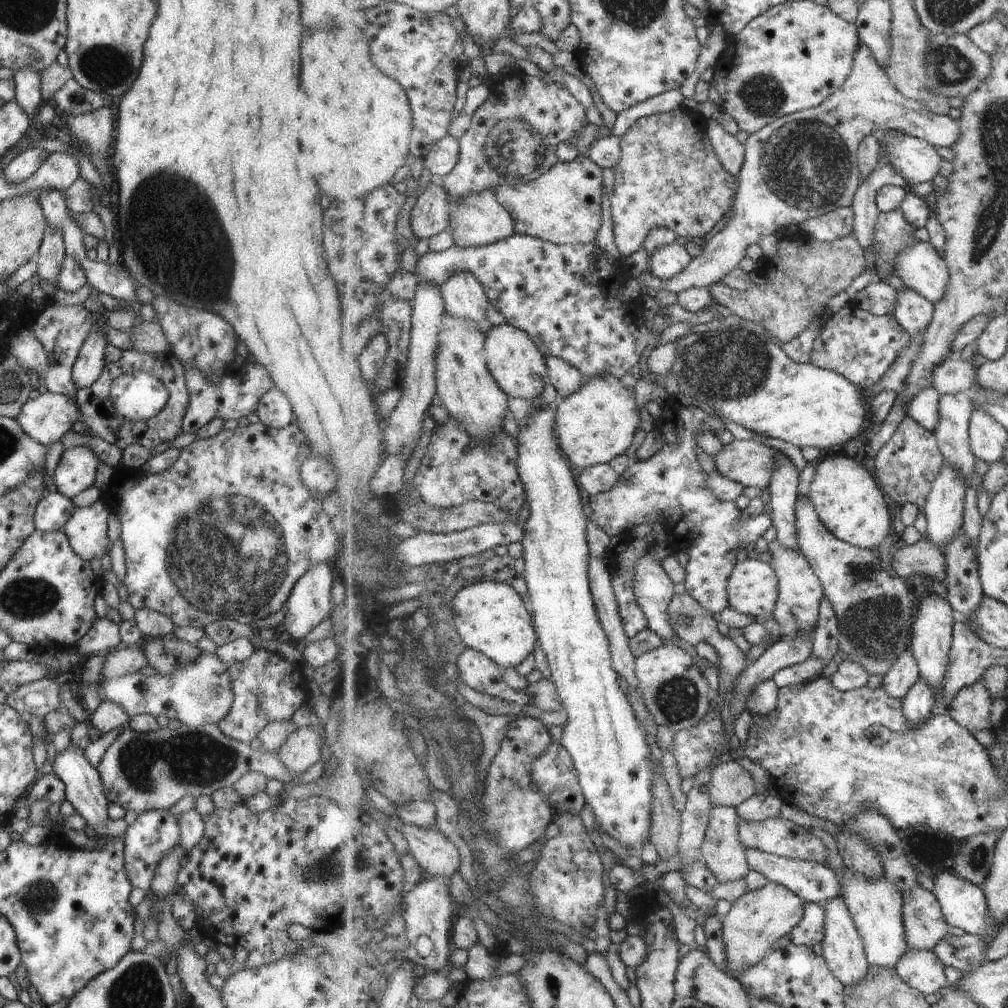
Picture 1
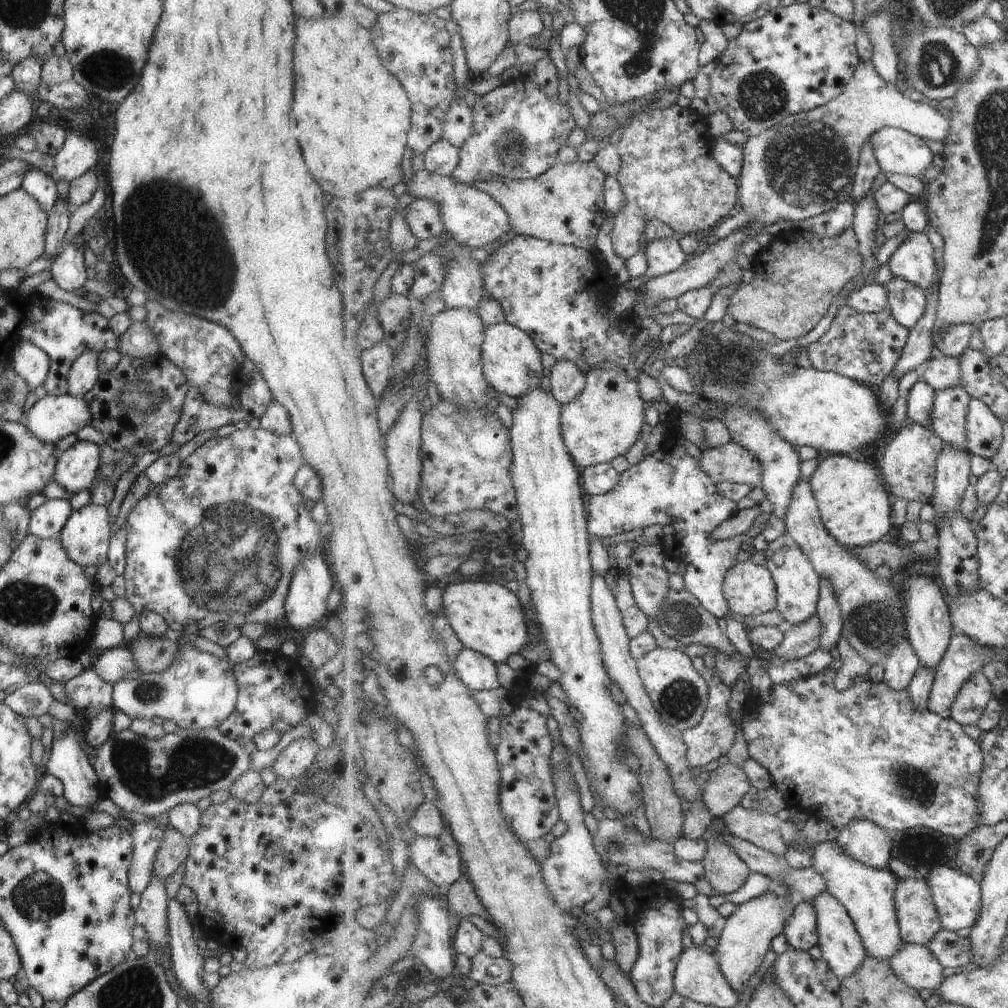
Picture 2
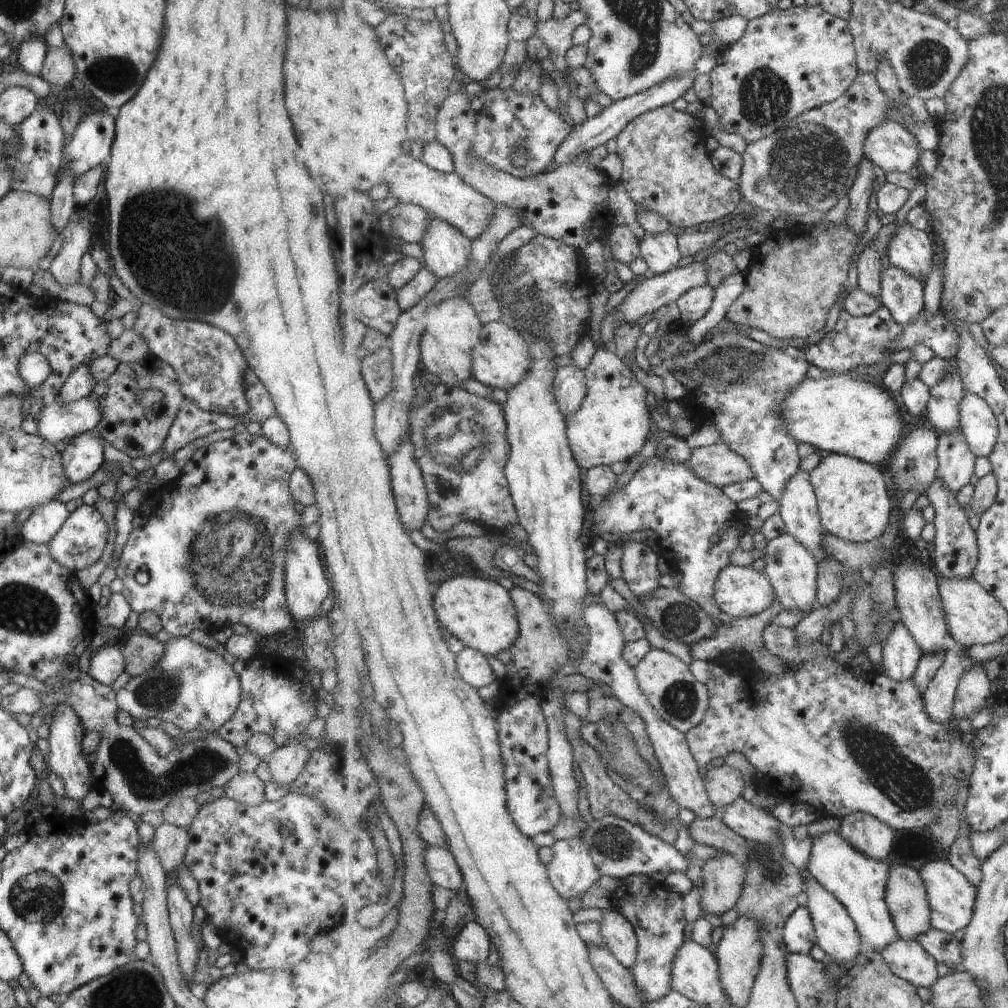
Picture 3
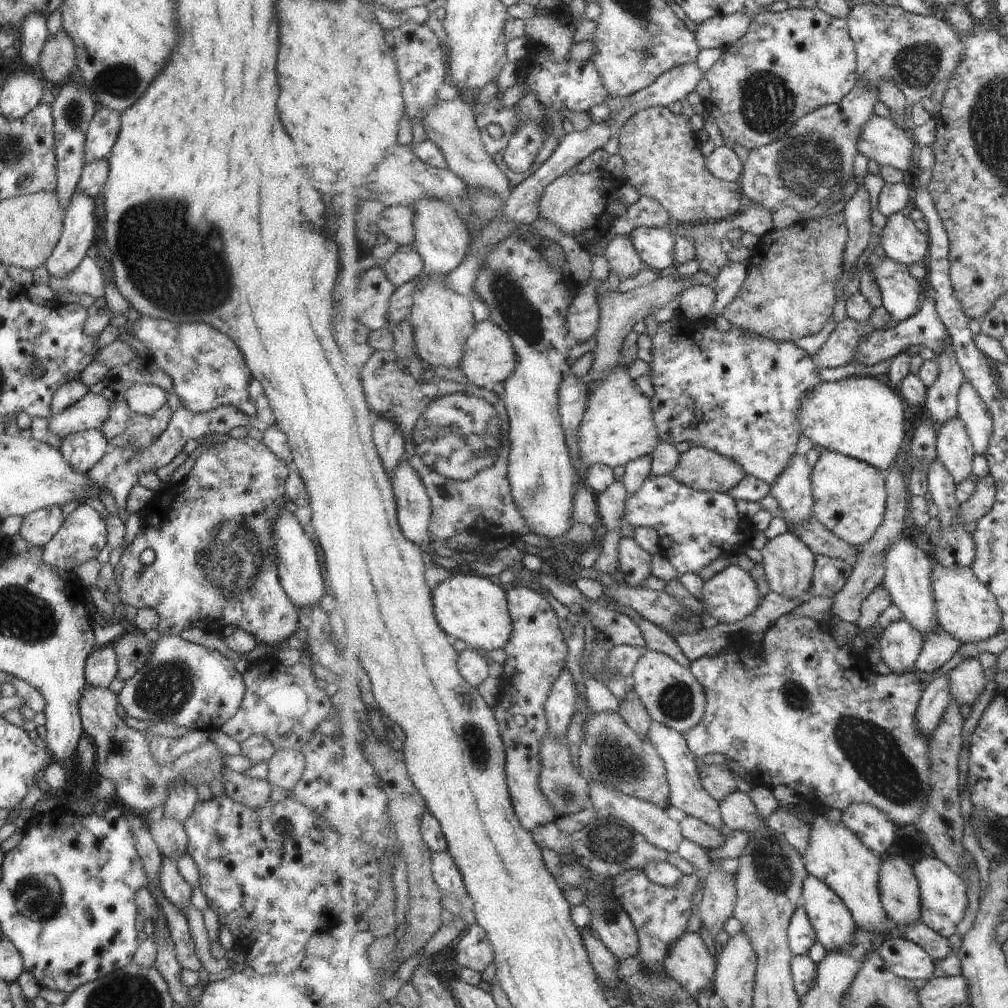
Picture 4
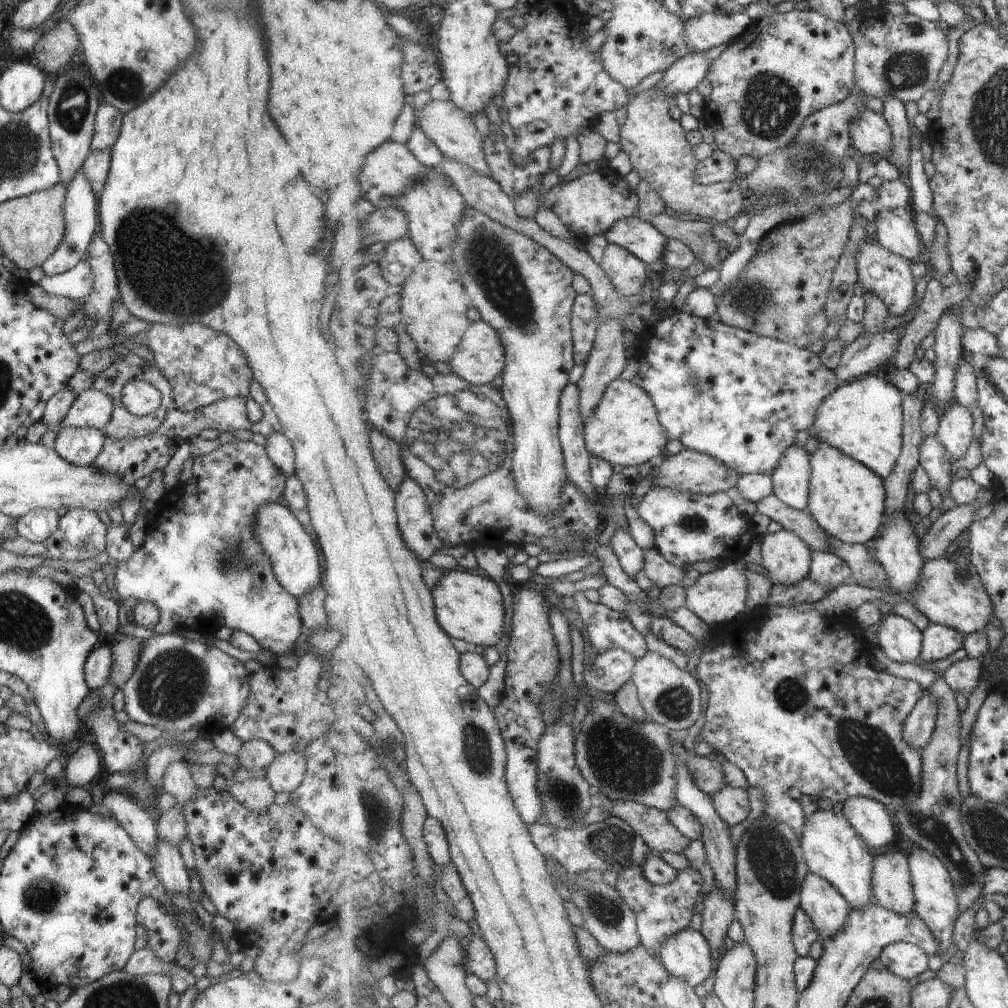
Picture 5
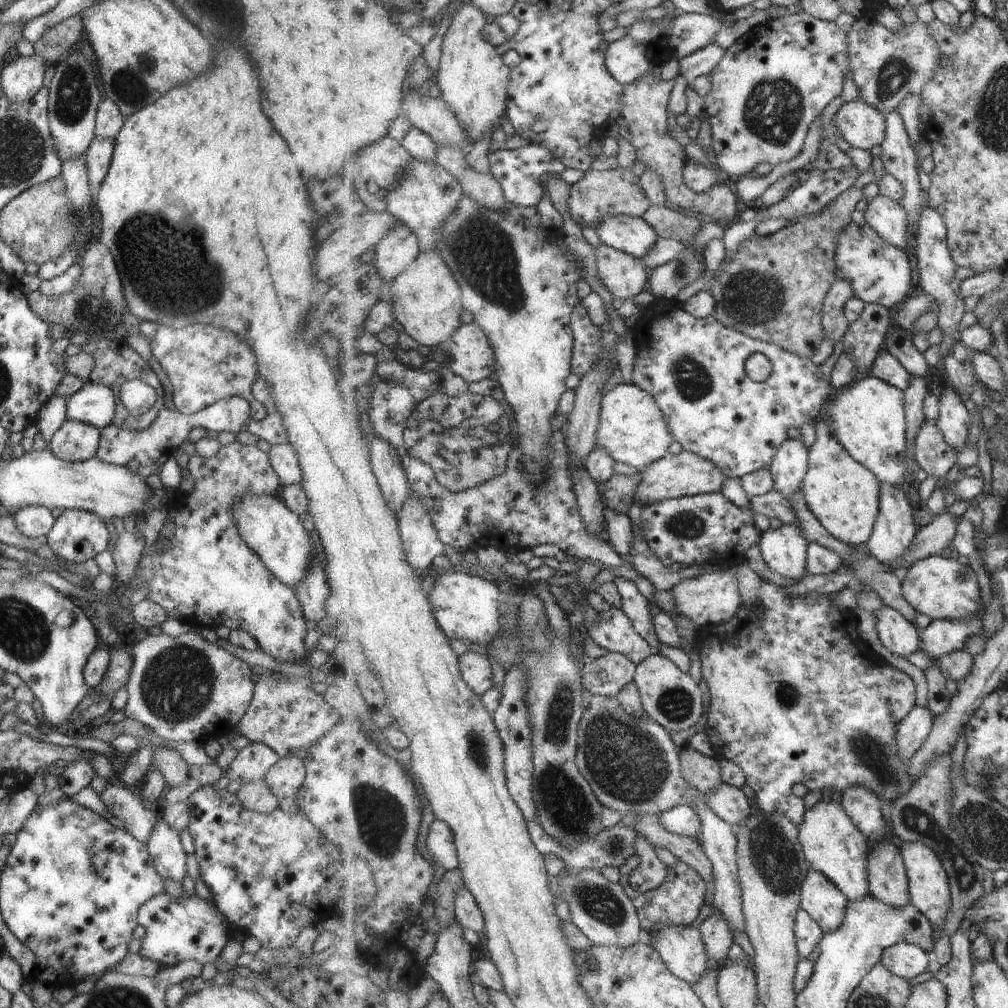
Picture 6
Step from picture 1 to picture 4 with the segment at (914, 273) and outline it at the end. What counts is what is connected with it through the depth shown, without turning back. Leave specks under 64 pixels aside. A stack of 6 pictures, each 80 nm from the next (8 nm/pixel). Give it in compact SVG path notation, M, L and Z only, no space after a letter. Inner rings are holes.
M903 212L891 215L882 228L882 247L886 256L910 267L927 263L931 246L928 234L923 234Z

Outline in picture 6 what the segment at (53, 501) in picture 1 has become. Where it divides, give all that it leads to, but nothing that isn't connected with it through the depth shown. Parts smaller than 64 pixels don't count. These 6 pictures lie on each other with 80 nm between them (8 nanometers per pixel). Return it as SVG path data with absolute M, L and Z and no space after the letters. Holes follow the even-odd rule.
M27 506L23 510L17 510L11 516L19 533L27 538L46 536L55 520L51 509L41 506Z

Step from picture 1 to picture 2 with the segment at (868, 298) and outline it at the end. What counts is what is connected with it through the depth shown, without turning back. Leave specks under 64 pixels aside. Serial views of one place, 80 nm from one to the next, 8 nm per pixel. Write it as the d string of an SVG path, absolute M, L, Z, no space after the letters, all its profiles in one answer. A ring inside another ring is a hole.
M879 284L863 285L849 294L847 305L861 313L879 314L889 309L889 292Z

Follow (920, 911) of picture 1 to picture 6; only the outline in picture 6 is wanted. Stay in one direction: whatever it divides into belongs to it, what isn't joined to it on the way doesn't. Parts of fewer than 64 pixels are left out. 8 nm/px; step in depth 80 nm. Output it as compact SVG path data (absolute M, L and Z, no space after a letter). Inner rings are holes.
M876 842L871 847L868 866L870 895L888 906L905 908L911 903L910 880L901 848L891 842Z

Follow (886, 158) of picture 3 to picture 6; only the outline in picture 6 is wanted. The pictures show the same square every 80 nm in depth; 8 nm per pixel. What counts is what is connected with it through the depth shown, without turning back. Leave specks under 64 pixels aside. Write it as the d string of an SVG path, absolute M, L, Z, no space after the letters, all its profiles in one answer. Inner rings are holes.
M859 99L842 104L834 118L835 124L843 132L845 145L870 151L874 146L882 146L887 138L885 115Z

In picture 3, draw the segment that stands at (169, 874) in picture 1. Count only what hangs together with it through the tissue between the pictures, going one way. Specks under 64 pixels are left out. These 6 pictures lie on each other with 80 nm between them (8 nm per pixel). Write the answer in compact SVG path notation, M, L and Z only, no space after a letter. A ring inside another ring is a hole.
M165 821L154 828L152 850L163 872L174 871L182 863L188 840L186 828L177 828Z

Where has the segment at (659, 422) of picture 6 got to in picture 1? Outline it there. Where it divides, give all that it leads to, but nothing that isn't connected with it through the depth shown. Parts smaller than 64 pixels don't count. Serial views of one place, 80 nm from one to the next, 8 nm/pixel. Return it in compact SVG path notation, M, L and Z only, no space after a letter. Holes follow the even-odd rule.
M615 376L591 377L573 396L558 401L555 416L559 446L566 459L579 469L610 464L617 456L625 455L641 424L634 390L623 386Z

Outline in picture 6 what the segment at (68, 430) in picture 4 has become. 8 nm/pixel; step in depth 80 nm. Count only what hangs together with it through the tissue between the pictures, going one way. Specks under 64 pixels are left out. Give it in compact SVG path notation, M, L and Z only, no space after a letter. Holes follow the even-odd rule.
M84 380L83 386L67 398L65 404L67 420L89 424L99 430L112 422L114 396L107 386Z

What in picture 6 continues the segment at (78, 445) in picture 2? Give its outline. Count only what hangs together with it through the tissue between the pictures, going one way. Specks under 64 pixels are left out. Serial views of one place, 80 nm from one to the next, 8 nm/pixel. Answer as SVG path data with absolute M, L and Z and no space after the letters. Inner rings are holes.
M66 419L51 436L48 451L63 462L84 462L95 457L99 438L99 429Z

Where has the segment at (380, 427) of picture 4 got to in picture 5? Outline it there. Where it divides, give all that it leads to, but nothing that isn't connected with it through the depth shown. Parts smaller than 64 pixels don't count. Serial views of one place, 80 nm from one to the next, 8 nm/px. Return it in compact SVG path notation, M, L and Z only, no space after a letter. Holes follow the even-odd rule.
M373 428L371 431L371 449L383 478L397 493L399 486L408 476L402 460L401 444L397 440L393 440L391 436L387 436L385 432Z

